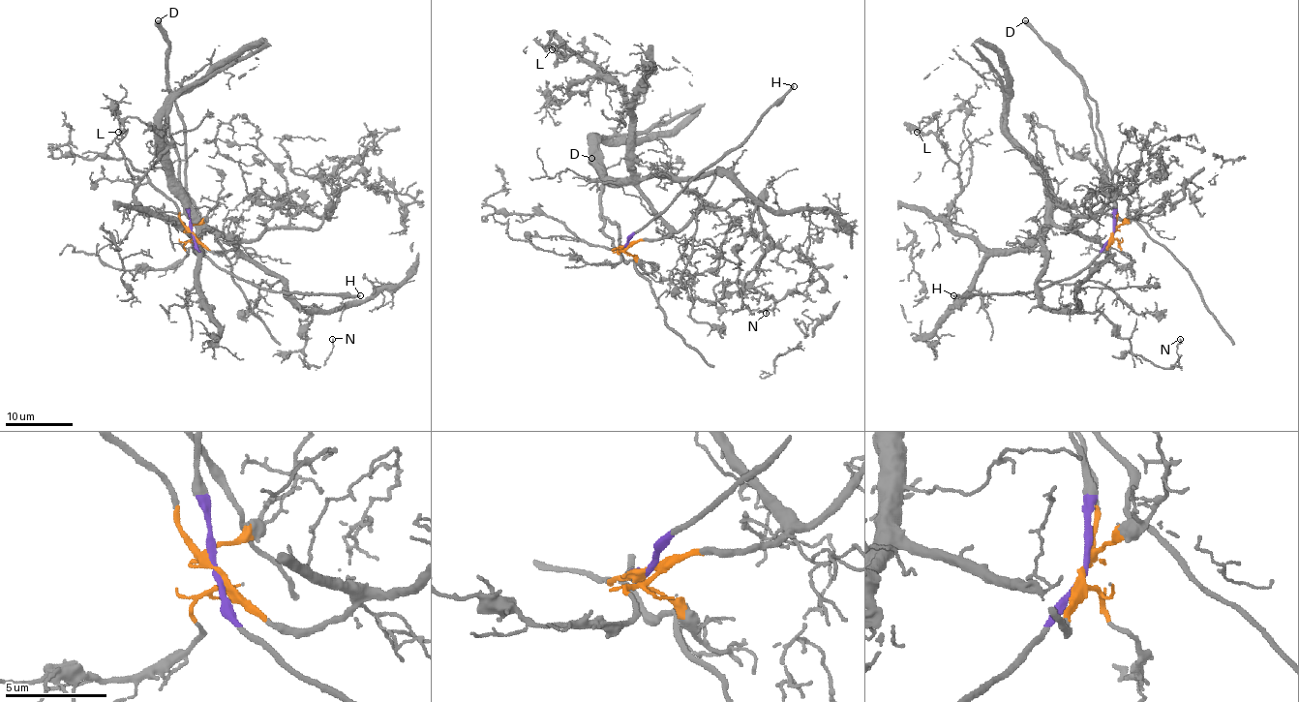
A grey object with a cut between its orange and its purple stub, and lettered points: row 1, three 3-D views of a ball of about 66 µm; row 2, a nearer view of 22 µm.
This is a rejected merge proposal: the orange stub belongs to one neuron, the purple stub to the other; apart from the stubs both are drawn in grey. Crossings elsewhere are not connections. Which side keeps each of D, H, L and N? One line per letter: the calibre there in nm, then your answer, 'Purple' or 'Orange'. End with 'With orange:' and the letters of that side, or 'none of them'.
D: Thickness 550 nm. Purple
H: Thickness 280 nm. Purple
L: Thickness 110 nm. Orange
N: Thickness 140 nm. Orange
With orange: L, N

